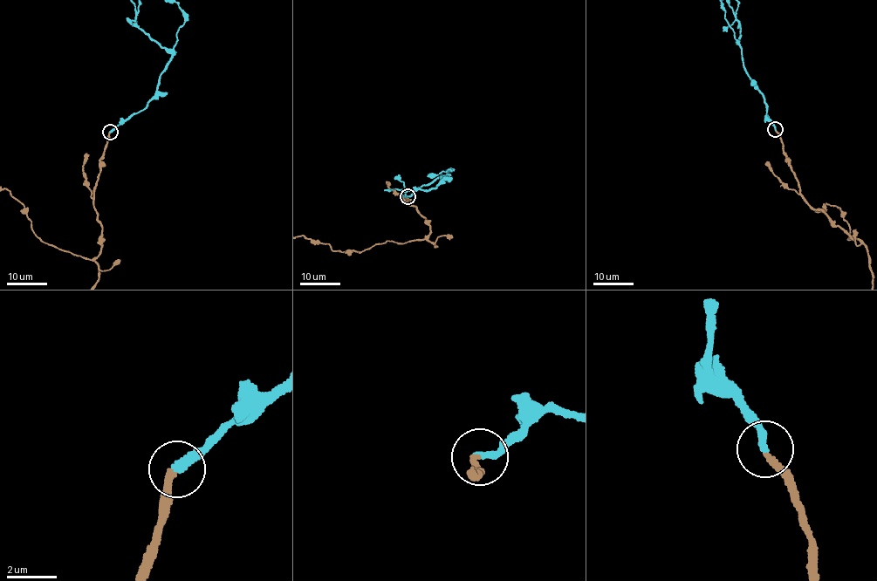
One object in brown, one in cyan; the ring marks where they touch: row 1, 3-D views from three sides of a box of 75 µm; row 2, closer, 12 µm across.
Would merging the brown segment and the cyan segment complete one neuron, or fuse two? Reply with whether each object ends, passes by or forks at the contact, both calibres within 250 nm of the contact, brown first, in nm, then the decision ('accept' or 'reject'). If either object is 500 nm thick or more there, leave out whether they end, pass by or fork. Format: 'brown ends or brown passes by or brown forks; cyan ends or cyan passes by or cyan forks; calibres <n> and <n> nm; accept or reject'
brown ends; cyan ends; calibres 240 and 280 nm; accept

